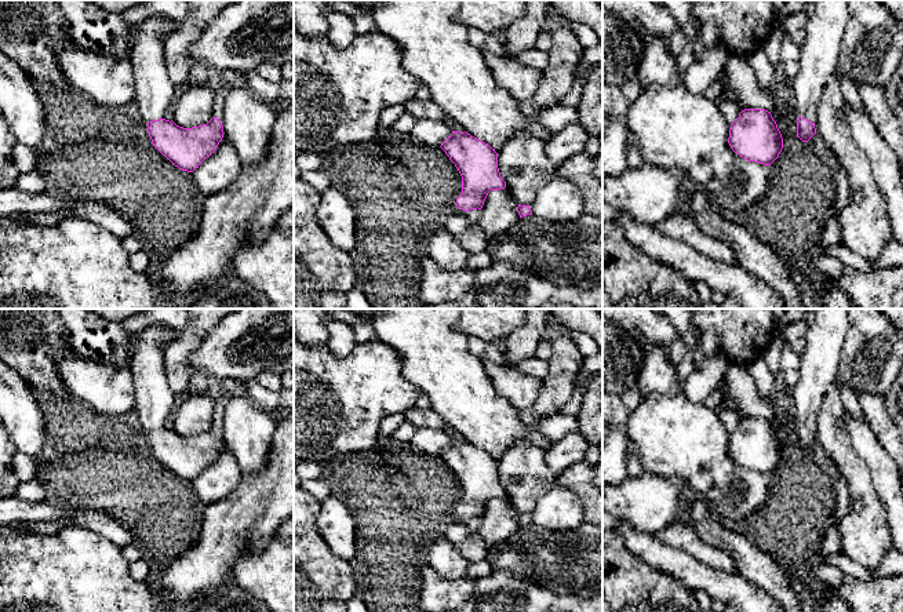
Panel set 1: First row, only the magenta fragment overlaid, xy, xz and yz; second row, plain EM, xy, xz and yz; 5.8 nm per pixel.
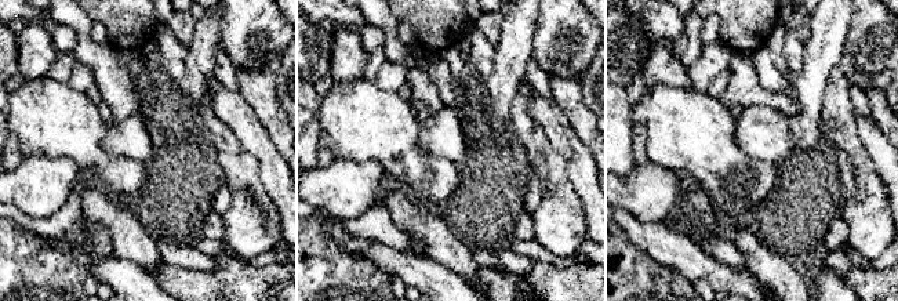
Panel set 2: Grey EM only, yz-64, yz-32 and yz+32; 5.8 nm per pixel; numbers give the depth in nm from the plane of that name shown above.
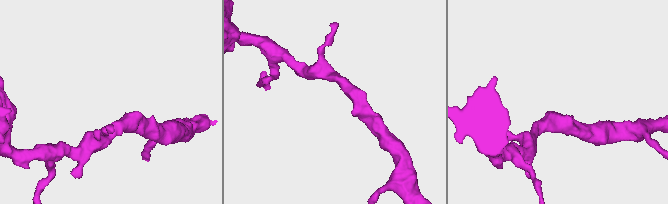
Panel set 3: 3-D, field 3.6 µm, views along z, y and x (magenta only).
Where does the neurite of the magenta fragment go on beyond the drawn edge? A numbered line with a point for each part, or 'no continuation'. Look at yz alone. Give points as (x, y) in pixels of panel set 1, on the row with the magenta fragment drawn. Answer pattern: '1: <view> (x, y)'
1: yz (825, 28)

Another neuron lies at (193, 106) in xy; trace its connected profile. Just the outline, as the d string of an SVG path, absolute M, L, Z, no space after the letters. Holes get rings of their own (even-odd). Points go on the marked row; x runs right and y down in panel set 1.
M182 84L176 87L175 102L171 108L172 121L183 128L207 124L214 114L214 90L208 85Z

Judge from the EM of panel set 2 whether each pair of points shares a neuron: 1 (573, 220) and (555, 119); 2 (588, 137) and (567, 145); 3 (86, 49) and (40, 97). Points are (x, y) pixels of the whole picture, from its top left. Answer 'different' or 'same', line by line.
1: different
2: different
3: different

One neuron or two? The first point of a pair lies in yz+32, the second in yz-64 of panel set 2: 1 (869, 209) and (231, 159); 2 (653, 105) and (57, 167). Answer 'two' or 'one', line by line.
1: one
2: two

